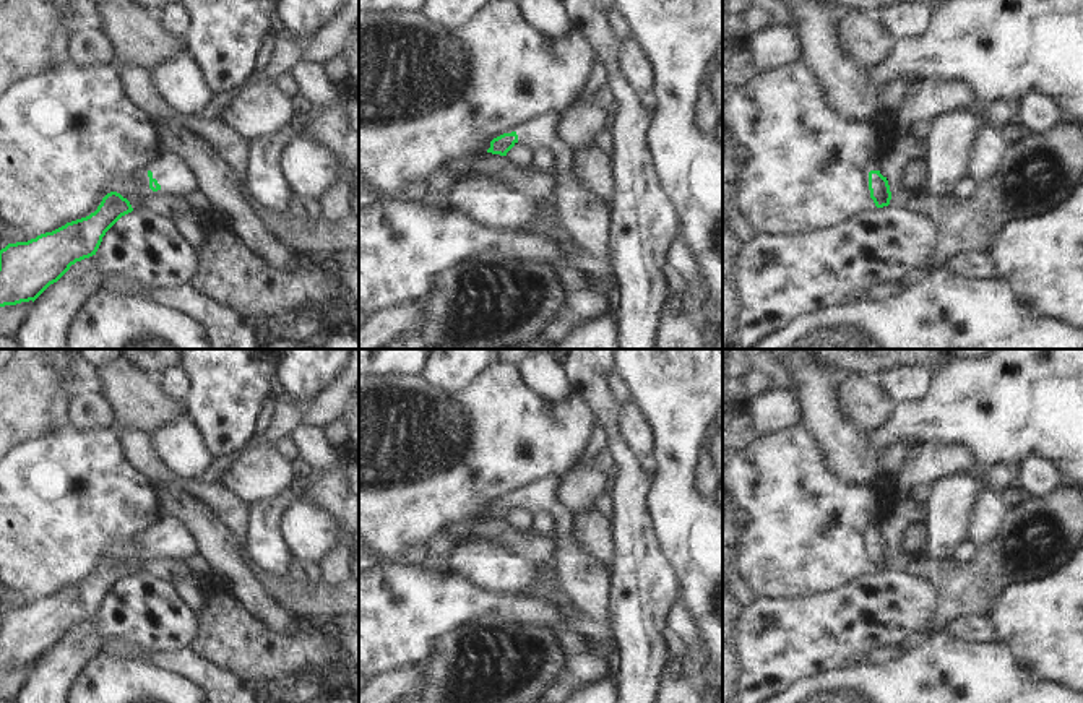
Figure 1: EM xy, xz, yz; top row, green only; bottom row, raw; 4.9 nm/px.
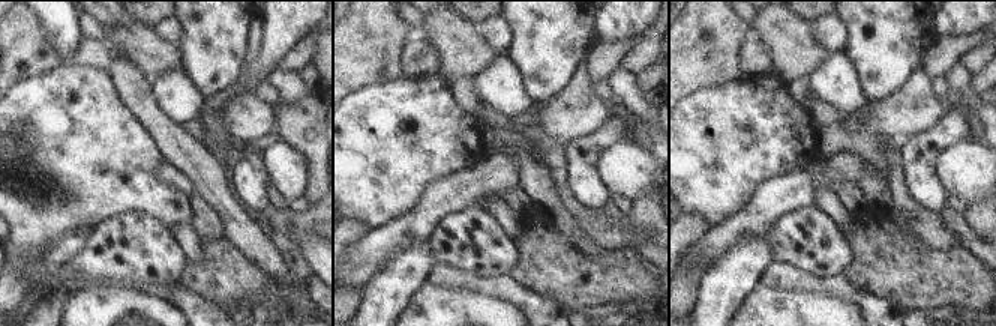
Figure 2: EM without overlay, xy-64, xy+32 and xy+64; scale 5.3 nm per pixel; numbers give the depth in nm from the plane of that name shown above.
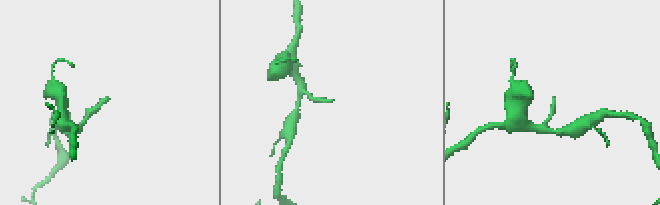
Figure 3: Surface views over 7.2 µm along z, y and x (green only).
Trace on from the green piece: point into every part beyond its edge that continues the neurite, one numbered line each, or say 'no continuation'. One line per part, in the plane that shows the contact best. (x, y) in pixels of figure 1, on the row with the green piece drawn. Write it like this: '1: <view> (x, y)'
1: xy (174, 174).

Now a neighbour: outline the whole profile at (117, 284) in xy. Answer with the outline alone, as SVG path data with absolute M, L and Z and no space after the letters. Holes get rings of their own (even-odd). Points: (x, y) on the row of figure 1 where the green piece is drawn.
M112 276L112 278L106 278L104 291L133 297L133 295L148 294L151 289L148 286L125 279L122 276Z

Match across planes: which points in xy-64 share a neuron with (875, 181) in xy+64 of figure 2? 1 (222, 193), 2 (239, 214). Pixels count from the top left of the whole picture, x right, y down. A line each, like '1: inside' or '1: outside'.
1: inside
2: inside

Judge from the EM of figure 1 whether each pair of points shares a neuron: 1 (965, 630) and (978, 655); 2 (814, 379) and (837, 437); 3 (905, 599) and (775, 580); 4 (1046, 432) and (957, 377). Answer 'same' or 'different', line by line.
1: different
2: same
3: different
4: same

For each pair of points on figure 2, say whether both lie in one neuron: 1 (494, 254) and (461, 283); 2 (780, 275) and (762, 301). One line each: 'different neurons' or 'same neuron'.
1: different neurons
2: different neurons

